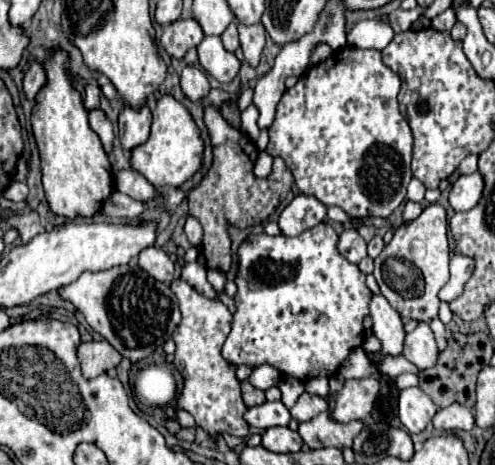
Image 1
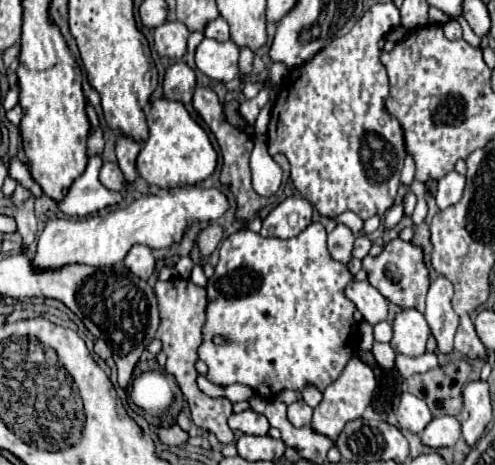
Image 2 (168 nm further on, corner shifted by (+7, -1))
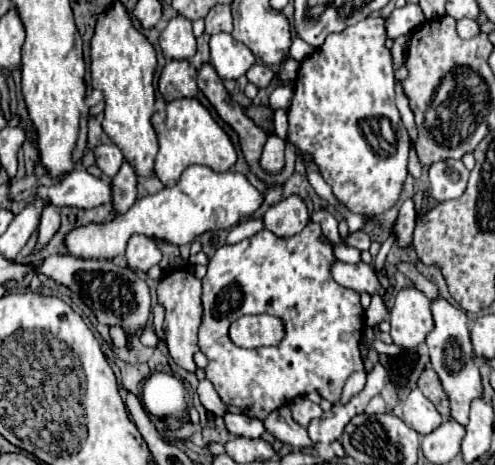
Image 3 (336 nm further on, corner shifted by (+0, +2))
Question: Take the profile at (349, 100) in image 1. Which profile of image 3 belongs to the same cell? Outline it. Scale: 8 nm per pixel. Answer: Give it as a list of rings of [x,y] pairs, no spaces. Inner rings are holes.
[[[367,16],[343,32],[329,34],[325,44],[301,62],[295,80],[295,94],[287,110],[287,142],[295,142],[301,158],[303,154],[311,156],[311,162],[319,168],[323,180],[333,188],[333,196],[343,206],[365,216],[381,216],[391,210],[397,204],[407,178],[409,138],[395,106],[393,58],[391,50],[385,48],[385,40],[387,30],[383,16]]]

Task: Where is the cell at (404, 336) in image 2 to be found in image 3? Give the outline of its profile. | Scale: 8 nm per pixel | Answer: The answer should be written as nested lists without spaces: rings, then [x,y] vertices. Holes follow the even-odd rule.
[[[403,288],[391,308],[391,336],[393,342],[405,350],[417,350],[433,330],[431,300],[415,290]]]

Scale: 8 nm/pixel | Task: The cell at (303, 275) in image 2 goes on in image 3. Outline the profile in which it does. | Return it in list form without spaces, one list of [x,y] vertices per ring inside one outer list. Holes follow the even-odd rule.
[[[309,222],[299,234],[291,238],[279,238],[263,228],[251,238],[217,248],[203,278],[203,322],[199,328],[199,348],[209,360],[205,374],[225,404],[249,408],[251,416],[265,420],[267,412],[289,404],[297,396],[305,396],[313,390],[317,390],[325,400],[333,404],[339,402],[345,380],[353,372],[363,370],[359,340],[363,336],[365,318],[359,304],[359,294],[339,286],[333,280],[333,264],[333,248],[323,242],[323,232],[315,222]],[[245,314],[271,314],[281,318],[285,326],[285,338],[271,348],[237,348],[229,340],[227,330],[231,322]]]

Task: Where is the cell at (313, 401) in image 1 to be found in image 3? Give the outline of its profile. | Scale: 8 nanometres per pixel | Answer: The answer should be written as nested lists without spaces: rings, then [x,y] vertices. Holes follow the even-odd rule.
[[[299,396],[289,404],[291,412],[293,412],[293,420],[301,426],[307,426],[313,418],[319,418],[323,414],[323,410],[319,408],[319,404],[313,404],[307,396]]]

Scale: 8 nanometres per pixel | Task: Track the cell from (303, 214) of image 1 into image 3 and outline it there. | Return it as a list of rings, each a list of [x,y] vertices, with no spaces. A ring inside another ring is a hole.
[[[289,196],[279,204],[271,206],[263,216],[265,228],[271,230],[275,236],[295,236],[299,234],[309,222],[309,210],[299,196]]]

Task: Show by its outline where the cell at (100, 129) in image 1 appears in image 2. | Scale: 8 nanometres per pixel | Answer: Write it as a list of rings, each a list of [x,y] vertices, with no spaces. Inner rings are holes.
[[[94,155],[88,161],[86,171],[68,189],[68,195],[62,201],[58,201],[60,211],[64,211],[66,215],[84,217],[90,213],[98,213],[100,209],[118,205],[122,201],[122,193],[110,191],[100,183],[98,179],[100,167],[102,167],[102,157]]]

